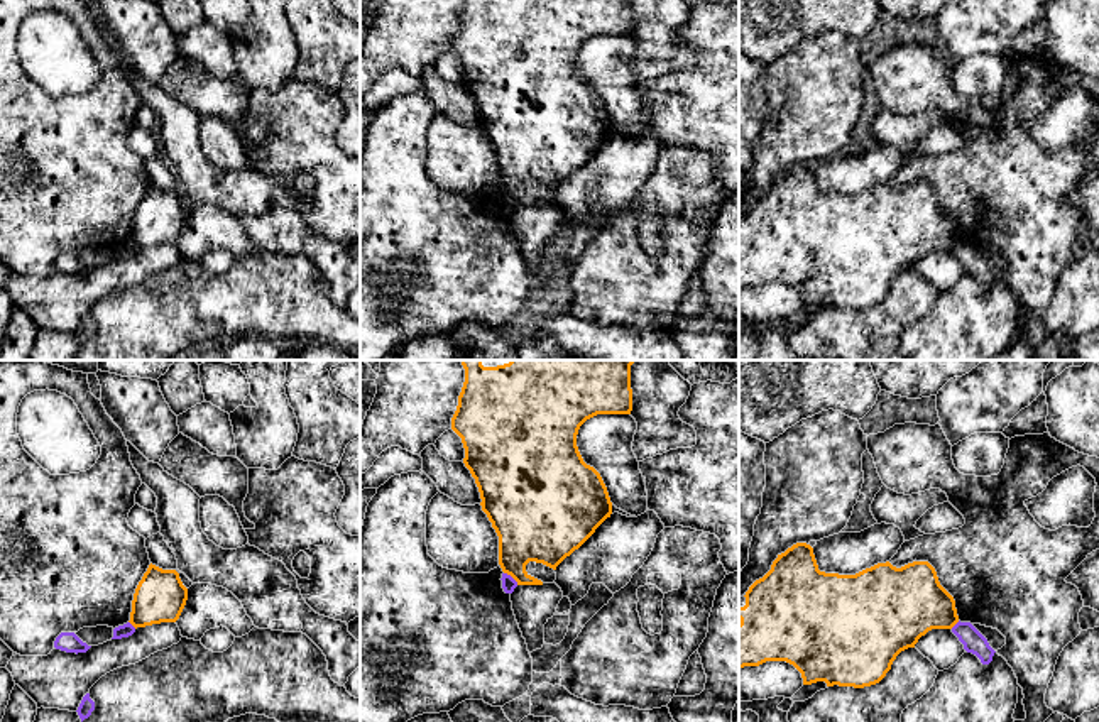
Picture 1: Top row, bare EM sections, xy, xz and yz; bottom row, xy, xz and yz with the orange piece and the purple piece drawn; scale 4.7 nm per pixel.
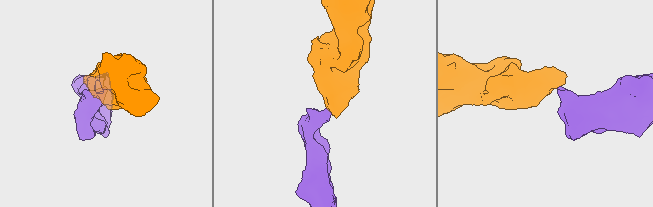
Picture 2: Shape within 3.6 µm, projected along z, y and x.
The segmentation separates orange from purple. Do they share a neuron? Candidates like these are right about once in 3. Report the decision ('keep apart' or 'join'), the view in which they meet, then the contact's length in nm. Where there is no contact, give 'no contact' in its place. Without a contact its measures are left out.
keep apart; contact in xz; length 90 nm

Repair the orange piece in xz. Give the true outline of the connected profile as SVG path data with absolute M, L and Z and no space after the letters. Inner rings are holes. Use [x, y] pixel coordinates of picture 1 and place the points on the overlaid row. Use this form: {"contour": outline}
{"contour": "M460 360L465 382L451 418L462 438L463 463L480 492L480 506L499 536L499 565L517 585L543 585L526 572L529 561L553 570L578 550L612 514L600 473L587 465L577 446L580 426L597 414L631 414L631 365L636 360Z"}

